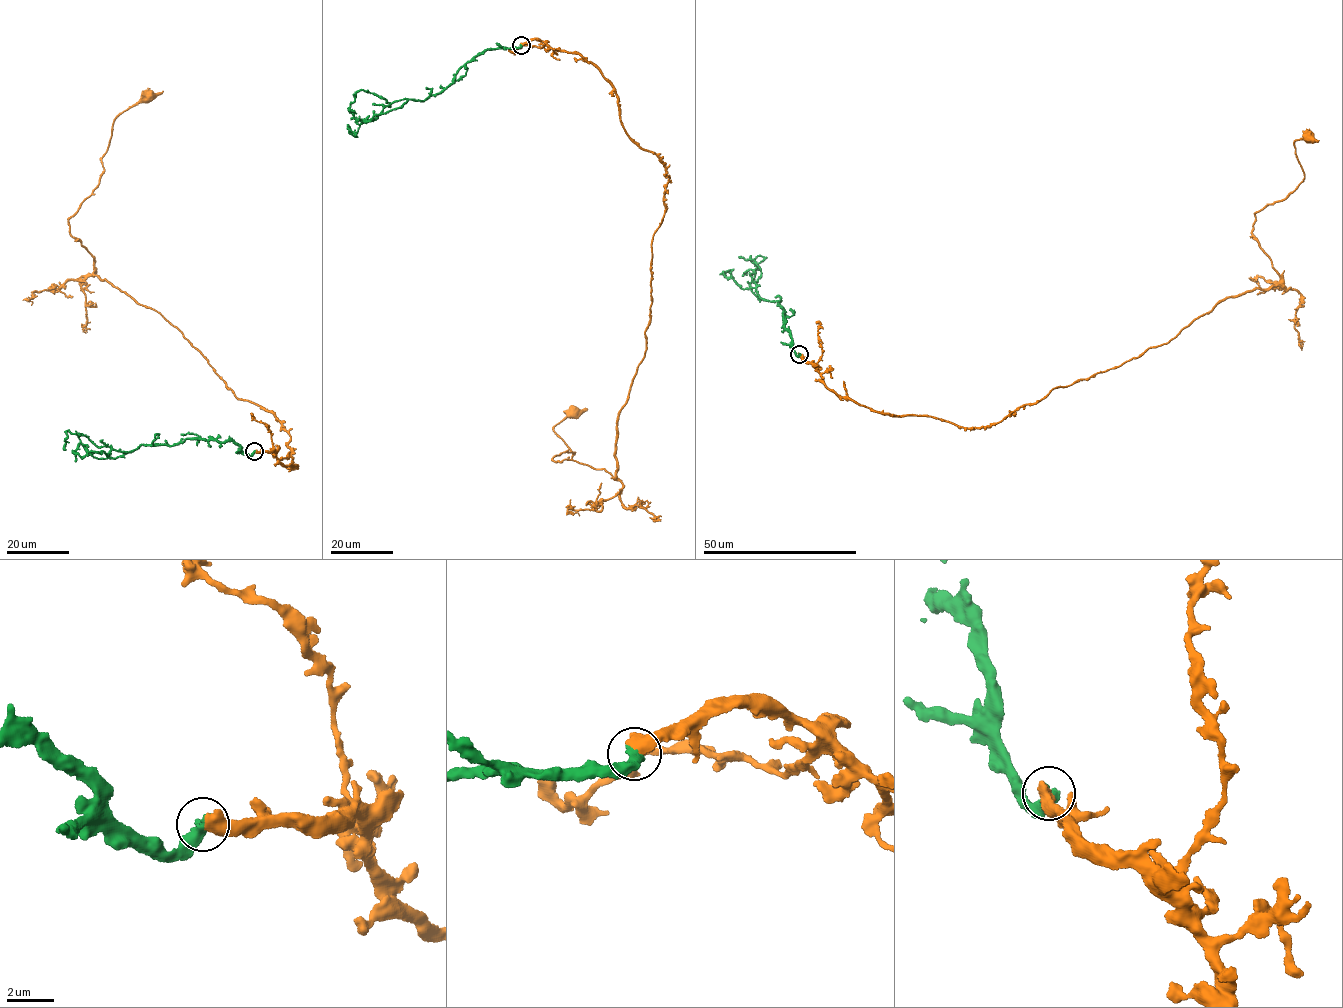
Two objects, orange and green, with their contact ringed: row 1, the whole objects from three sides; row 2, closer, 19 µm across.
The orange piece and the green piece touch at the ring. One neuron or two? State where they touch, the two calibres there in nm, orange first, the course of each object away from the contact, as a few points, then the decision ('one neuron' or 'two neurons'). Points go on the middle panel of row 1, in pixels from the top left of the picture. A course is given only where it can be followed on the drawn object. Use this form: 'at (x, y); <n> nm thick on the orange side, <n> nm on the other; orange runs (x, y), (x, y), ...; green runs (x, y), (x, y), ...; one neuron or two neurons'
at (521, 45); 550 nm thick on the orange side, 500 nm on the other; orange runs (521, 46), (597, 68), (626, 134), (669, 178), (615, 478), (552, 460), (575, 453), (553, 430), (573, 414); green runs (521, 46), (483, 51), (440, 92), (380, 113), (360, 125), (354, 135), (348, 126), (356, 133); two neurons

